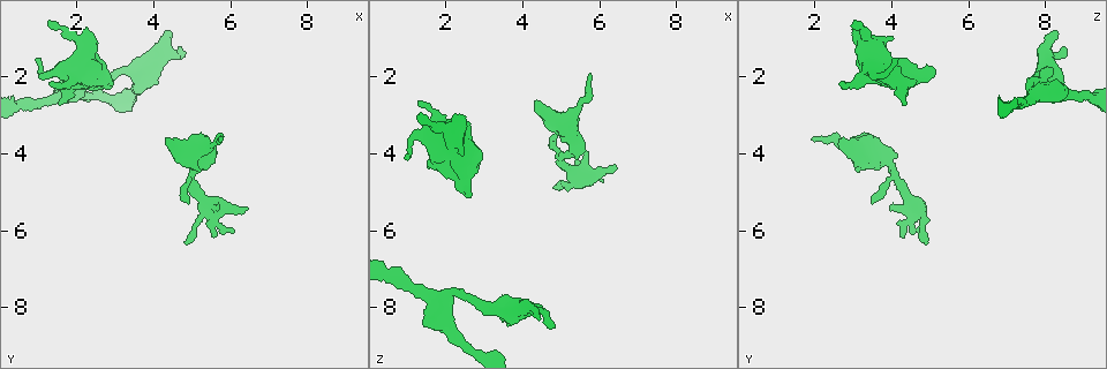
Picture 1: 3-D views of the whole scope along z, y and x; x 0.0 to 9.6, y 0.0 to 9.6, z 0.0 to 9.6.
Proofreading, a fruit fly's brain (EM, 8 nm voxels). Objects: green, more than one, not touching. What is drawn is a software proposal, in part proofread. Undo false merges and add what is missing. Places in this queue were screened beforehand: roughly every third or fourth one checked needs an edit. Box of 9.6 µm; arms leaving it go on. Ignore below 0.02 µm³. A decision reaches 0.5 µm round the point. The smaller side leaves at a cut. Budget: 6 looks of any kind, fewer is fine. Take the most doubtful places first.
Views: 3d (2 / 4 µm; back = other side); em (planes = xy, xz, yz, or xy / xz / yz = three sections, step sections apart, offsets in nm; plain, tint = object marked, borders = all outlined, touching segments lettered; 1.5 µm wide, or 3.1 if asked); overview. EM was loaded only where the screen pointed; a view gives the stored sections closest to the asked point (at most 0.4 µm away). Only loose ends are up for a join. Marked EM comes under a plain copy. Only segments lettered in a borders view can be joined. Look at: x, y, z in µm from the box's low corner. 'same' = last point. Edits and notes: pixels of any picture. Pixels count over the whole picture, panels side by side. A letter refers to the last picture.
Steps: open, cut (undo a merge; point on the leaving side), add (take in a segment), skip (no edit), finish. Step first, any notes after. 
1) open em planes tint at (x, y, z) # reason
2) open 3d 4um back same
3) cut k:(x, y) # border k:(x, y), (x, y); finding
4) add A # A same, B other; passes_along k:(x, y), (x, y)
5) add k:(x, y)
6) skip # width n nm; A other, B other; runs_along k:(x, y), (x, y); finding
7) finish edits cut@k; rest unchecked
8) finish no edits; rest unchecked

open 3d 2um at (2.25, 0.70, 3.05) # thick end

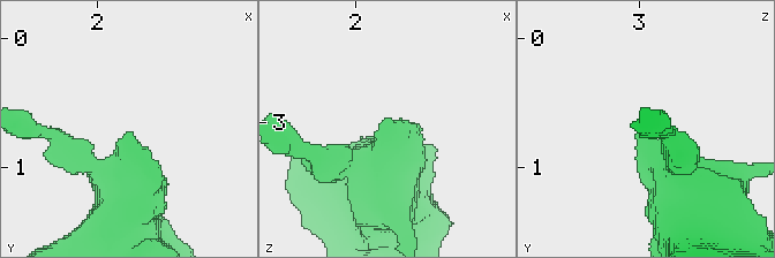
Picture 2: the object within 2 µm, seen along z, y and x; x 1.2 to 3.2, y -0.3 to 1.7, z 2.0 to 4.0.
open em planes borders at (2.24, 0.74, 3.00) # shape alone is not enough

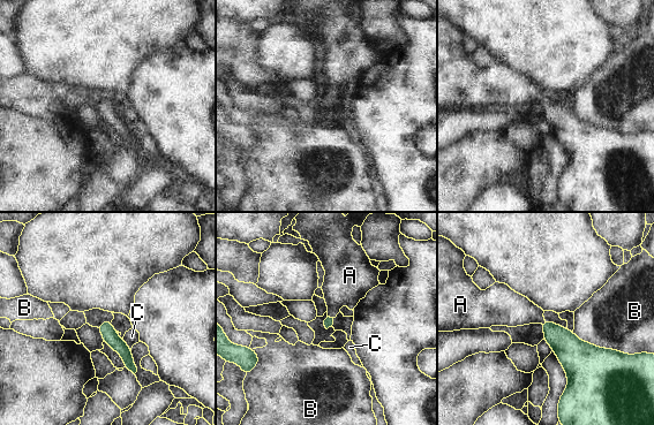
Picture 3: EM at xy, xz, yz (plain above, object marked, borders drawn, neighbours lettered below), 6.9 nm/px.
add A # longest_contact B 380 nm; A same, B other, C other; passes_along 3:(329, 321), (329, 317), (344, 285); it goes on there

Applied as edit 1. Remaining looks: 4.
open overview # redraw

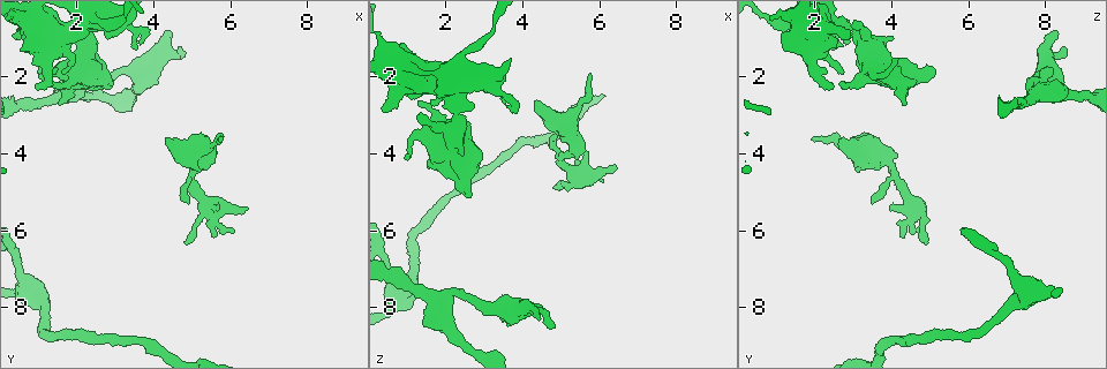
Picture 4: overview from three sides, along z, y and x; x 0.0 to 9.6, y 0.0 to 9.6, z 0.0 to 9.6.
open 3d 4um back at (5.80, 3.55, 1.95) # tapers out

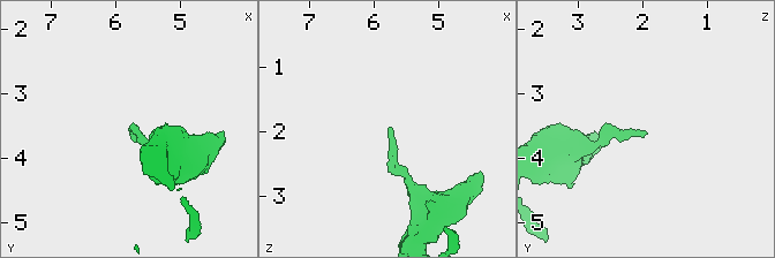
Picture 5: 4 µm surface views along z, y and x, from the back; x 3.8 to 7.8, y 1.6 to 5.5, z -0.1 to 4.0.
open em xz step 8 tint at (5.75, 3.60, 1.95)

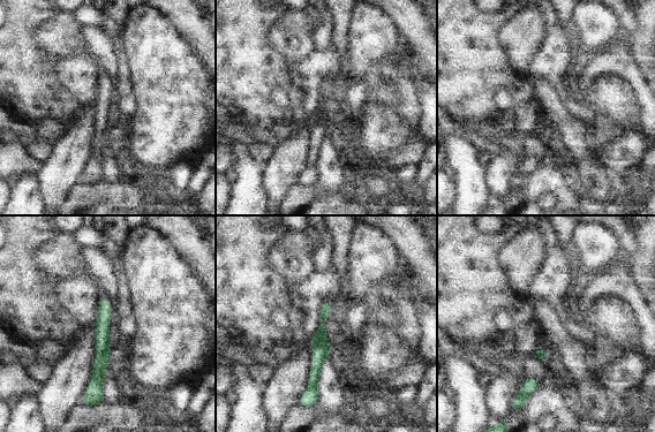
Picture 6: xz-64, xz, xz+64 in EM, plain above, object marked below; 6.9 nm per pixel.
open em planes borders same

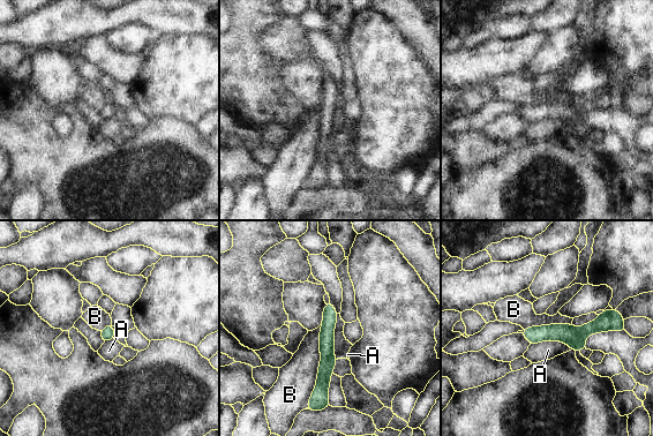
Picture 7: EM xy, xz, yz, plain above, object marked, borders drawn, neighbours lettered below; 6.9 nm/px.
skip # A other, B other; runs_along 7:(594, 325), (583, 332), (525, 333); none of them fits

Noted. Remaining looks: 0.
finish edits add@3; rest unchecked

